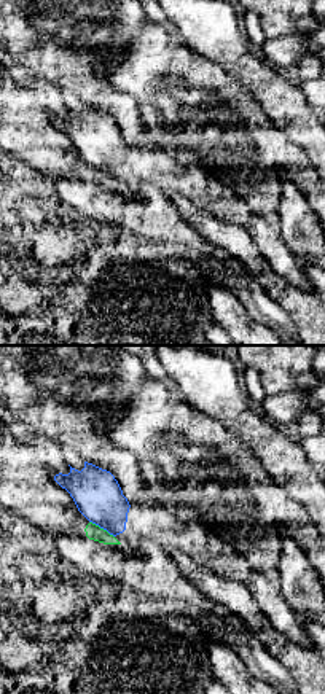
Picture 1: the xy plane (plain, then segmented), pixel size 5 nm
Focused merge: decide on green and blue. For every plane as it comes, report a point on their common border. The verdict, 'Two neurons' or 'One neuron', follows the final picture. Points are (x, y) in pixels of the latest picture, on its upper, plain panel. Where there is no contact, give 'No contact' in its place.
Touches green at (102, 172)

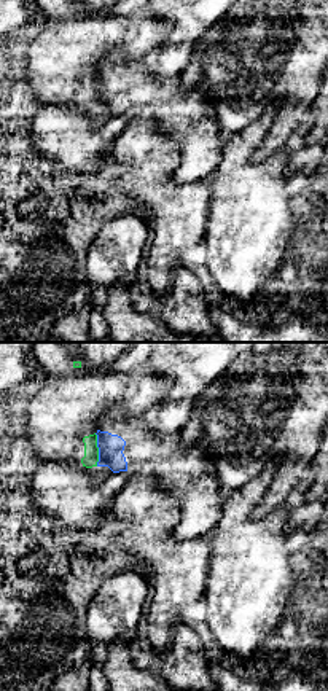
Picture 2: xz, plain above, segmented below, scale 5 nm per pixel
Touches green at (97, 93)

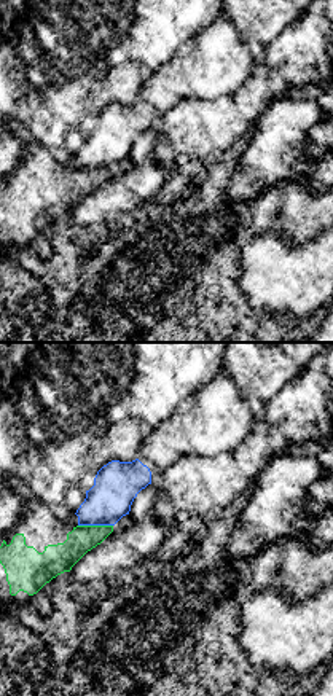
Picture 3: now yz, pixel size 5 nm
Touches green at (96, 169)

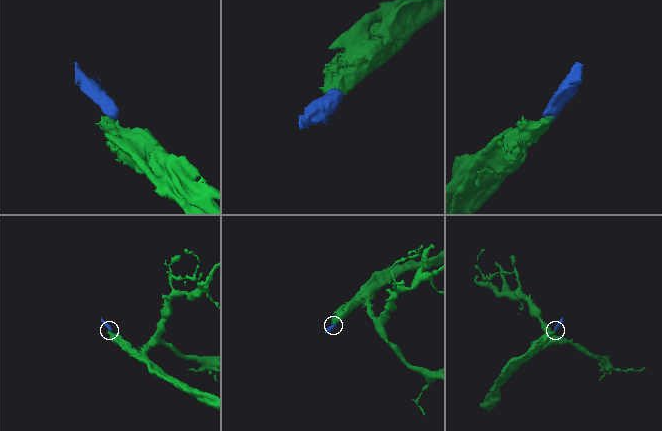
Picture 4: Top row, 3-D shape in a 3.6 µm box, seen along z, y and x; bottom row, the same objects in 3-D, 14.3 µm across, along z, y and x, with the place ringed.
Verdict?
Two neurons

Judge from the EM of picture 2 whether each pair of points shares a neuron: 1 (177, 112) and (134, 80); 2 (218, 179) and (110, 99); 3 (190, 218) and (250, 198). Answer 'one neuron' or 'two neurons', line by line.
1: one neuron
2: two neurons
3: two neurons

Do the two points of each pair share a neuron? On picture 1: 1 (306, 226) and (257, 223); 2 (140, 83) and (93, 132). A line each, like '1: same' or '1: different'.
1: different
2: different

